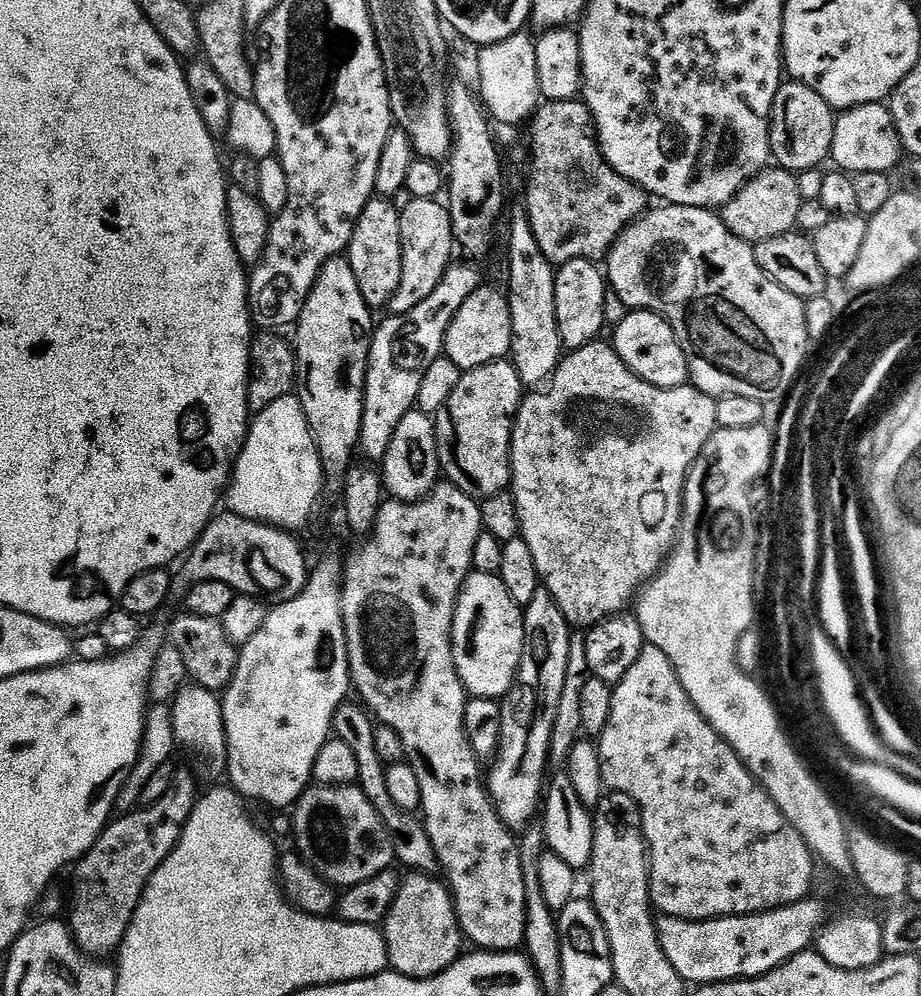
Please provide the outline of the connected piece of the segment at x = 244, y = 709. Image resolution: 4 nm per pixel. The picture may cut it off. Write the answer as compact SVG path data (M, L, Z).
M320 584L320 592L316 588L305 586L308 590L308 596L304 600L297 600L296 604L291 604L288 600L288 608L281 608L268 621L268 628L260 628L254 638L250 638L247 644L239 649L236 662L236 673L232 675L232 681L229 682L226 691L222 696L222 707L224 710L224 729L228 739L228 770L227 779L231 787L235 789L241 797L249 801L257 800L260 804L273 804L276 808L291 809L299 800L300 796L309 787L312 780L312 771L314 762L318 758L318 750L333 735L332 719L339 710L341 704L345 703L347 692L350 692L350 673L348 671L348 647L346 646L346 634L344 633L344 619L342 618L342 602L336 604L336 600L328 600L328 584Z

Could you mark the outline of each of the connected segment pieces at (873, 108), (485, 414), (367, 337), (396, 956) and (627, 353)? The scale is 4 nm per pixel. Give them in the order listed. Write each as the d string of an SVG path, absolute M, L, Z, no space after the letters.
M887 103L860 104L856 108L841 111L836 117L830 160L839 171L891 173L891 168L902 157L900 135L892 117L892 109Z
M507 359L495 360L486 366L467 369L446 405L448 424L438 428L440 467L443 475L468 496L483 502L509 487L512 478L510 451L512 425L520 410L526 386Z
M334 256L322 266L314 286L300 311L300 319L294 325L296 340L296 383L298 395L302 402L302 410L306 414L306 422L316 440L316 449L324 467L325 481L343 481L353 467L352 448L360 443L360 427L364 413L364 381L368 379L368 351L372 348L373 309L362 298L362 290L358 290L358 278L354 278L354 270L350 262L343 256Z
M408 874L408 877L403 877L398 894L384 919L382 931L391 971L414 980L437 976L462 955L462 933L456 920L456 905L452 902L451 891L431 876Z
M632 310L620 320L616 328L614 347L626 362L626 366L638 378L650 382L659 388L682 388L689 383L686 354L682 354L682 346L678 346L678 338L674 338L674 330L659 312L651 310Z

